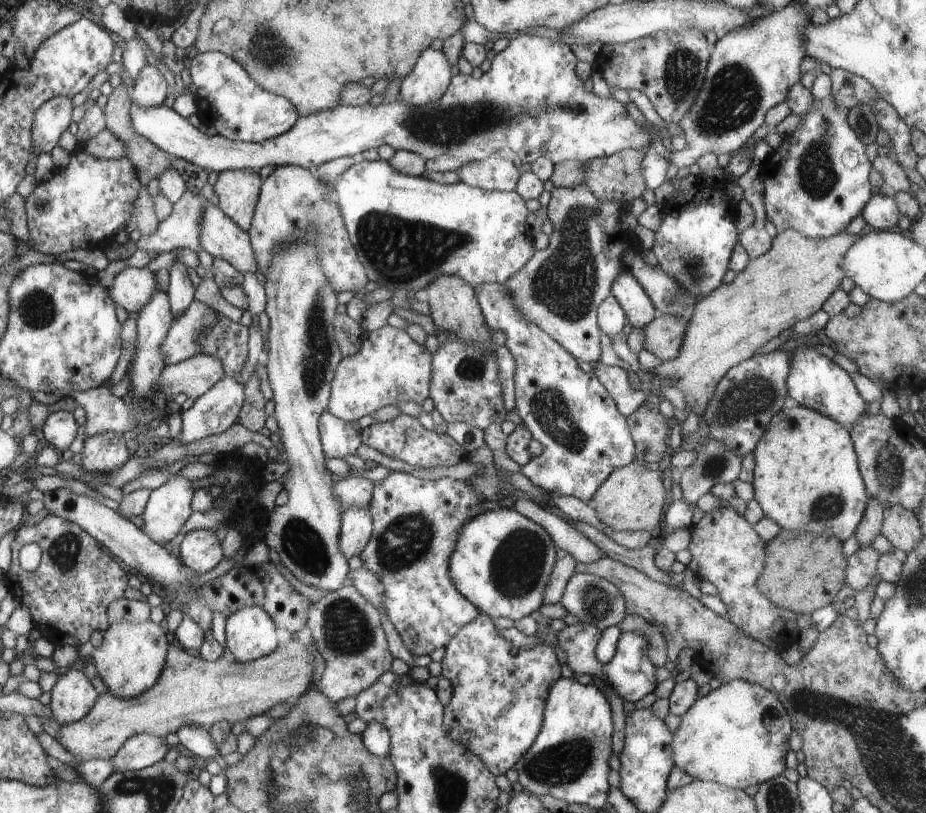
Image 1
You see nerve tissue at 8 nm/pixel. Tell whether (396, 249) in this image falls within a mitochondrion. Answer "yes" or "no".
yes

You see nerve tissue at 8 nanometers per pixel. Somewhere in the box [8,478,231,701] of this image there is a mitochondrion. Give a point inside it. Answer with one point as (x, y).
(65, 550)

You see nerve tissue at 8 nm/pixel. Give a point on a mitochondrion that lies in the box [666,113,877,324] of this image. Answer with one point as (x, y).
(817, 176)

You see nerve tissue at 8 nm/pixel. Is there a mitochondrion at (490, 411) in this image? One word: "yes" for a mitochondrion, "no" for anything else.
no

